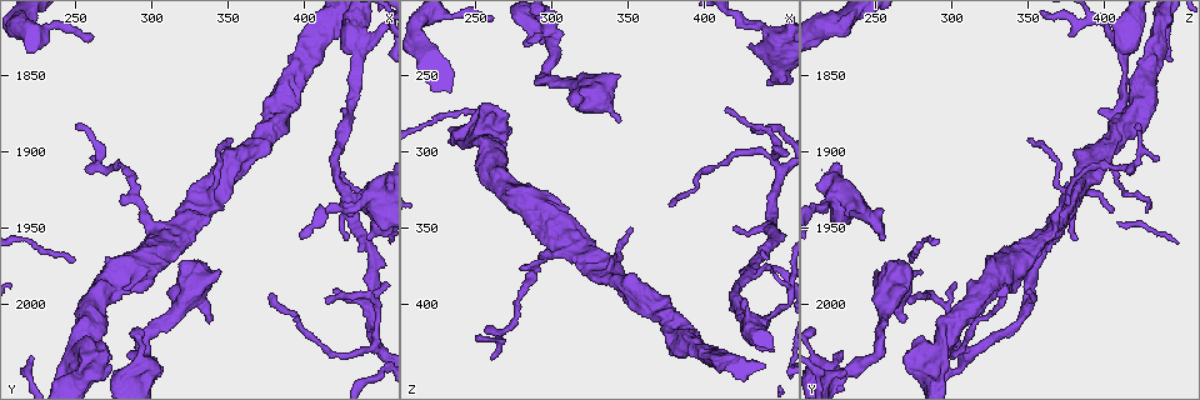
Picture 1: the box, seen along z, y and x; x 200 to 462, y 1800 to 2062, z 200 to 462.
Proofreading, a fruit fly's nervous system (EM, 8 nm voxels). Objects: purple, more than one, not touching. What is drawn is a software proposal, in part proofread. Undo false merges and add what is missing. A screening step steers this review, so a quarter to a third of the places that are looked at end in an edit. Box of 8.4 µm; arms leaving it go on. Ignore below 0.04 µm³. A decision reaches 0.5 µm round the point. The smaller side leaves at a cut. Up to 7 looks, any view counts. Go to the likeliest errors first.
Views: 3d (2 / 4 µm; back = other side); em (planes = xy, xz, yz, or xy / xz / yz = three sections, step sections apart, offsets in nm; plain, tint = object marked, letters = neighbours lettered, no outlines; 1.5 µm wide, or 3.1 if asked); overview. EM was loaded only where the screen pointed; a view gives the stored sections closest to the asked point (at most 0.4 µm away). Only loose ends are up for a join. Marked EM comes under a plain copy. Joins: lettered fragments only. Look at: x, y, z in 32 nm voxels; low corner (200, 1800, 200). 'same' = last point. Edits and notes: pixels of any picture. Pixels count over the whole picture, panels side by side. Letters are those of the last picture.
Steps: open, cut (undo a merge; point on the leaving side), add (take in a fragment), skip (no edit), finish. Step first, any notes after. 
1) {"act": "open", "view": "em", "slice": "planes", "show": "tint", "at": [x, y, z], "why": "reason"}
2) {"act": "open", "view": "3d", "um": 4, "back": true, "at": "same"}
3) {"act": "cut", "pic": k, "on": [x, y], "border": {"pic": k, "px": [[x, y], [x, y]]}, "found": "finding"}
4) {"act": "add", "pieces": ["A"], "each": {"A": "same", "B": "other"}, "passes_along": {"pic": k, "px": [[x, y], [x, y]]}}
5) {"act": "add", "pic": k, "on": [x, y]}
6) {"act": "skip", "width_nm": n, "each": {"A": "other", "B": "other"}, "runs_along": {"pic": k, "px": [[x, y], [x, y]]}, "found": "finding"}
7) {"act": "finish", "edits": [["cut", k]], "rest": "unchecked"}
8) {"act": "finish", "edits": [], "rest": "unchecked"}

{"act": "open", "view": "em", "slice": "planes", "show": "letters", "at": [440, 1958, 252], "why": "branch stops here"}

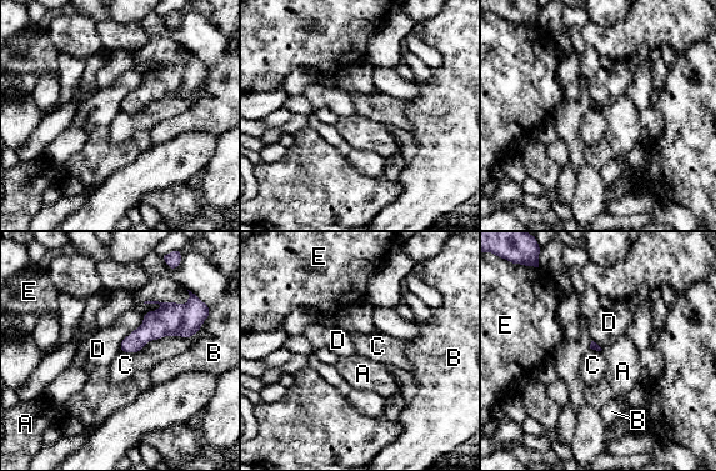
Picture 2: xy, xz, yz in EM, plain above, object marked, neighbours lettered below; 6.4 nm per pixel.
{"act": "skip", "each": {"A": "other", "B": "other", "C": "other", "D": "other", "E": "other"}, "border": {"pic": 2, "px": [[201, 326], [189, 336], [121, 350]]}, "found": "no lettered fragment goes on from it"}

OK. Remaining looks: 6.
{"act": "open", "view": "em", "slice": "xz", "step": 8, "show": "letters", "at": [378, 1992, 334], "why": "thin end"}

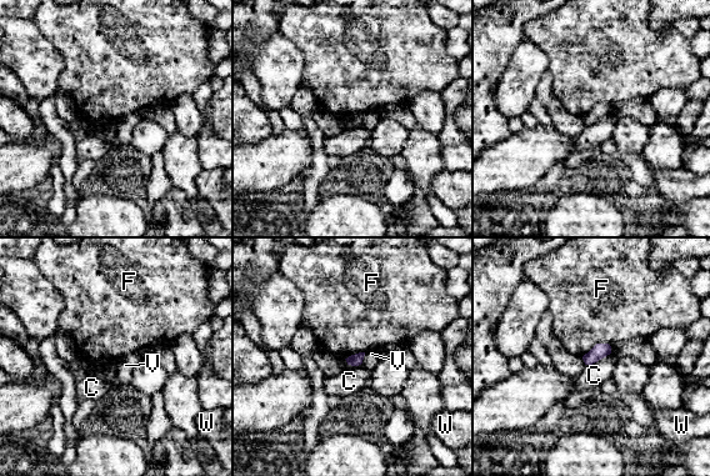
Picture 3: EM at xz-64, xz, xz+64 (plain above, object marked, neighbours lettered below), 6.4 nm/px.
{"act": "open", "view": "em", "slice": "planes", "show": "letters", "at": "same", "why": "cut it another way"}

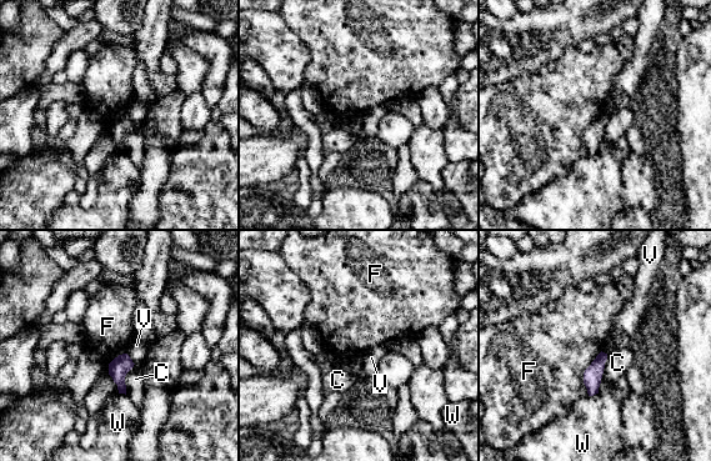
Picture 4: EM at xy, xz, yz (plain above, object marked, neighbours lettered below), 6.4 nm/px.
{"act": "skip", "each": {"C": "other", "F": "other", "V": "other", "W": "other"}, "border": {"pic": 4, "px": [[601, 350], [584, 372], [587, 395]]}, "found": "none of them fits"}

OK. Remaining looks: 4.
{"act": "open", "view": "em", "slice": "planes", "show": "letters", "at": [350, 1890, 350], "why": "free end"}

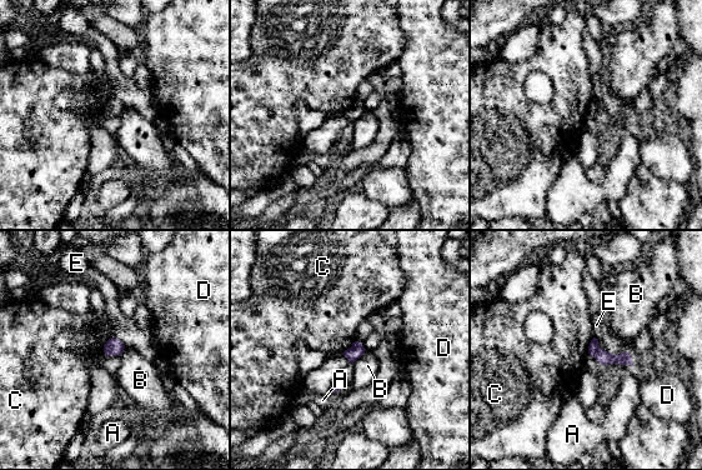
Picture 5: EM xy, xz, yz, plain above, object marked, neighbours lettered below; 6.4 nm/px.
{"act": "add", "pieces": ["B"], "width_nm": 90, "each": {"A": "other", "B": "same", "C": "other", "D": "other", "E": "other"}, "found": "it goes on there"}

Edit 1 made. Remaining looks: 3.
{"act": "finish", "edits": [["add", 5]], "rest": "unchecked"}

